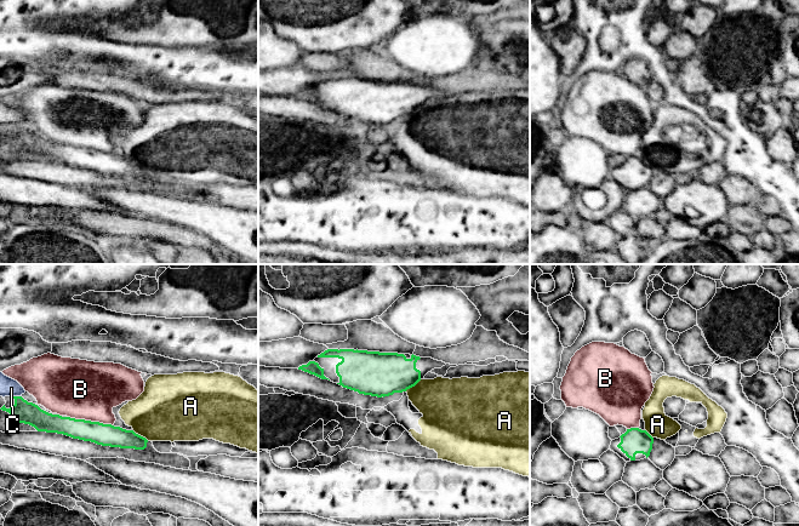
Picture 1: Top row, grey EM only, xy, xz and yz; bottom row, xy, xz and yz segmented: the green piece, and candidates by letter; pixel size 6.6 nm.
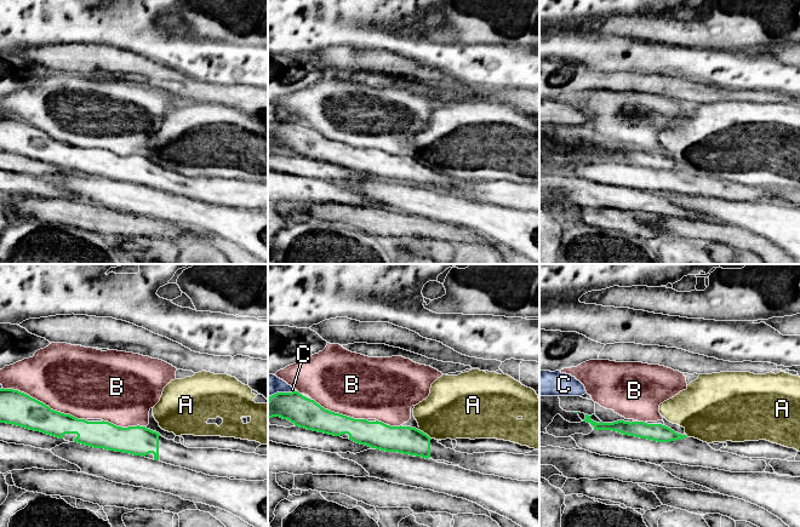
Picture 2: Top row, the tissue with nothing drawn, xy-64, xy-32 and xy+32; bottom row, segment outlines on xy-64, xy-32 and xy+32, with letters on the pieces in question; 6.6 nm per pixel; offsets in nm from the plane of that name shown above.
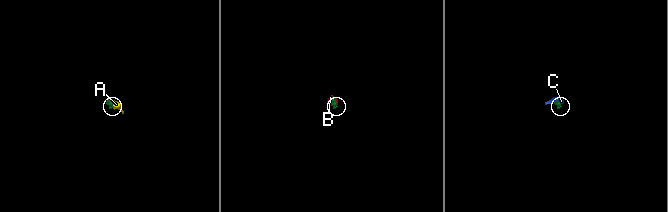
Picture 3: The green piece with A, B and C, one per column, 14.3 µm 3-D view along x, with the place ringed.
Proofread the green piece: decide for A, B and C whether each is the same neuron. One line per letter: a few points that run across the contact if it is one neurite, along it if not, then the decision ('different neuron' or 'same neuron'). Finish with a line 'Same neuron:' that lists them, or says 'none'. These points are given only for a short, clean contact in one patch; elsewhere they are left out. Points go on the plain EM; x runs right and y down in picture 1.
A: xy (132, 159), (148, 169) | different neuron
B: different neuron
C: different neuron
Same neuron: none

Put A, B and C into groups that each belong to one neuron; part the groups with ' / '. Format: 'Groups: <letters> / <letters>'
Groups: A C / B

